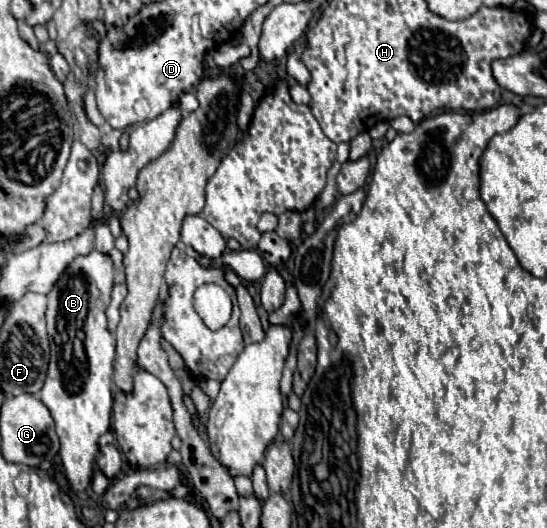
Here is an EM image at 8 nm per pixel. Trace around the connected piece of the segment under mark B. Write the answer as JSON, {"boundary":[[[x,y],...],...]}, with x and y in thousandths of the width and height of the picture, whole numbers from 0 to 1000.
{"boundary":[[[170,472],[155,487],[137,487],[108,525],[86,566],[86,638],[93,657],[90,699],[71,756],[90,775],[112,831],[112,869],[133,930],[152,930],[166,915],[181,828],[199,816],[207,771],[207,684],[210,634],[196,623],[196,581],[210,540],[207,494],[196,479]]]}

